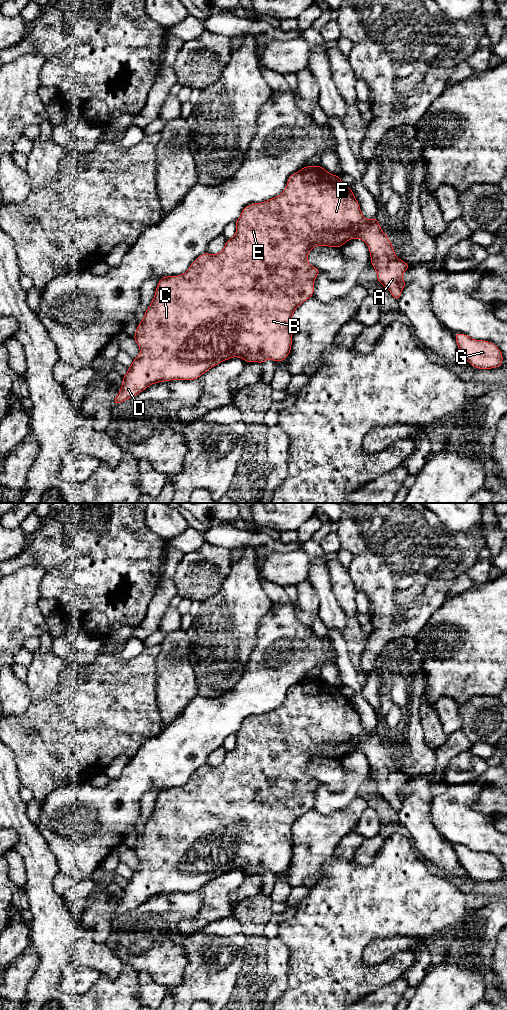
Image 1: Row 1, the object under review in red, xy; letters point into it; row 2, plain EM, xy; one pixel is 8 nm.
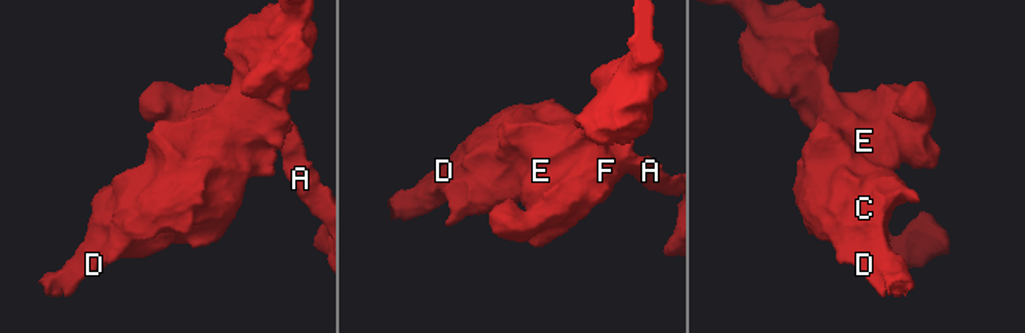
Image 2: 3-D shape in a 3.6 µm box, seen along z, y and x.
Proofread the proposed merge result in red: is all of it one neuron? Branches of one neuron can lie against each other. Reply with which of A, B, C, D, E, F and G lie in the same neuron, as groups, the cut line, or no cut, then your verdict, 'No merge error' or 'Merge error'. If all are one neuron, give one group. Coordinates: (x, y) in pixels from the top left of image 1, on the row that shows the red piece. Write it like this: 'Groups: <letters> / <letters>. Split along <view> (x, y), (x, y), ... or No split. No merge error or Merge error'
Groups: A B C D E F G. No split. No merge error

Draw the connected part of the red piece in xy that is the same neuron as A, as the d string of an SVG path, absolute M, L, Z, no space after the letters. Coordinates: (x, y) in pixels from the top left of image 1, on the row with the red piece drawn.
M320 165L305 166L298 172L290 175L287 185L280 195L261 203L254 203L244 207L240 217L235 223L236 233L232 238L226 240L224 248L220 253L209 254L205 252L194 260L184 274L160 278L152 303L145 311L143 320L138 323L133 337L139 346L140 354L133 359L133 363L128 367L128 372L123 376L121 389L113 400L115 406L131 397L137 396L152 384L171 380L196 380L212 367L233 357L241 358L247 363L257 362L260 364L267 359L272 359L276 362L285 360L290 354L292 346L293 313L297 307L312 297L315 290L315 278L321 273L319 269L311 266L307 261L308 254L314 247L328 246L340 248L351 239L360 239L368 246L371 256L370 261L373 269L375 269L377 273L377 281L390 291L396 301L399 300L403 288L407 285L407 283L402 280L402 275L409 269L410 265L395 255L393 246L388 236L381 229L377 217L366 219L360 211L360 205L353 195L352 189L340 180L340 176L329 173Z

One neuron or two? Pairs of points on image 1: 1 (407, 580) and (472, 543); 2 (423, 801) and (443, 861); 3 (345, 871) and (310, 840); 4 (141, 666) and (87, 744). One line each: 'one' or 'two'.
1: one
2: one
3: two
4: one

